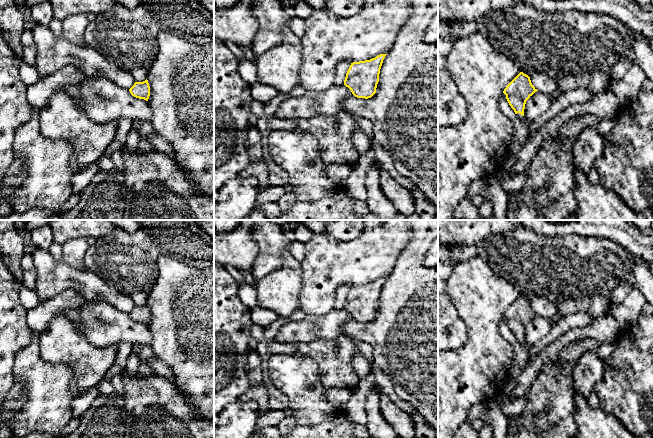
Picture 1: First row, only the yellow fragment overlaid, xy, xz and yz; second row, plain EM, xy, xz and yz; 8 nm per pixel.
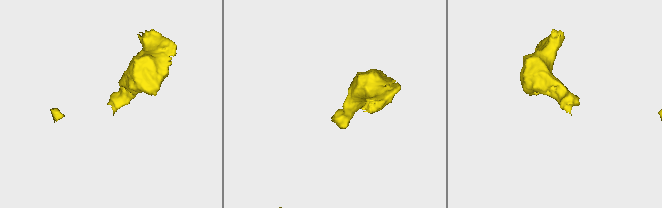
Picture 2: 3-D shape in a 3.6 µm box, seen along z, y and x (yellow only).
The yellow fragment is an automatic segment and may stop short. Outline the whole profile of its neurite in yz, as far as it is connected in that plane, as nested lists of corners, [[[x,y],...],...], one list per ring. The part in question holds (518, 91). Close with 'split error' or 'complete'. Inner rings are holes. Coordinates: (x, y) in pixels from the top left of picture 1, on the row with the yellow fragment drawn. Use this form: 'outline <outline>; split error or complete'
outline [[[520,72],[504,89],[503,93],[514,110],[516,117],[524,123],[524,109],[526,101],[538,91],[531,83],[530,77]]]; split error

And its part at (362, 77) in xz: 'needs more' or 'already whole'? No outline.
already whole

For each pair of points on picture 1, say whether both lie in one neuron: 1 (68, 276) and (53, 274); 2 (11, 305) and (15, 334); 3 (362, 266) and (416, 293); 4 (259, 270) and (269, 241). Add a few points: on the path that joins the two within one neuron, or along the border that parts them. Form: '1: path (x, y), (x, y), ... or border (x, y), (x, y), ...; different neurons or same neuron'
1: path (64, 276), (57, 276); same neuron
2: path (15, 311), (15, 326); same neuron
3: border (399, 257), (393, 270), (386, 277); different neurons
4: path (266, 263), (269, 260), (269, 248); same neuron

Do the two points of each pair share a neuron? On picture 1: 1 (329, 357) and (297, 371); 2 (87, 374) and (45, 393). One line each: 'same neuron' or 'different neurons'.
1: different neurons
2: different neurons

